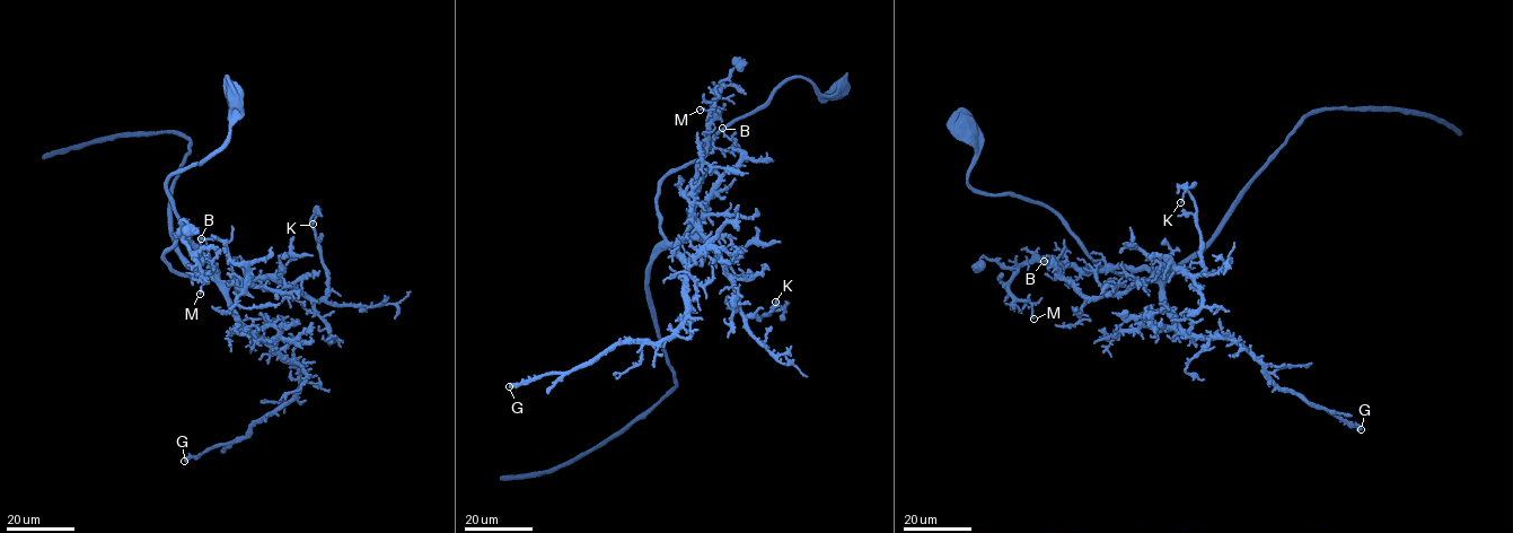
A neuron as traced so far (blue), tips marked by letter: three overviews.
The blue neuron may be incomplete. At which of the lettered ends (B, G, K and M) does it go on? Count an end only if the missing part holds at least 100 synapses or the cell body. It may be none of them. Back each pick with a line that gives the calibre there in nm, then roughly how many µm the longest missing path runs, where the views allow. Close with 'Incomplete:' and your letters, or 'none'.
Incomplete: none

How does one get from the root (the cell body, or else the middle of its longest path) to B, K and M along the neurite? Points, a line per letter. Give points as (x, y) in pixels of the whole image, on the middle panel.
B: (839, 87), (784, 81), (663, 177), (669, 243), (689, 237), (740, 158), (722, 128)
K: (839, 87), (784, 81), (660, 184), (662, 235), (704, 242), (746, 315), (782, 309), (775, 302)
M: (839, 87), (784, 81), (663, 177), (669, 243), (695, 204), (719, 89), (700, 110)

